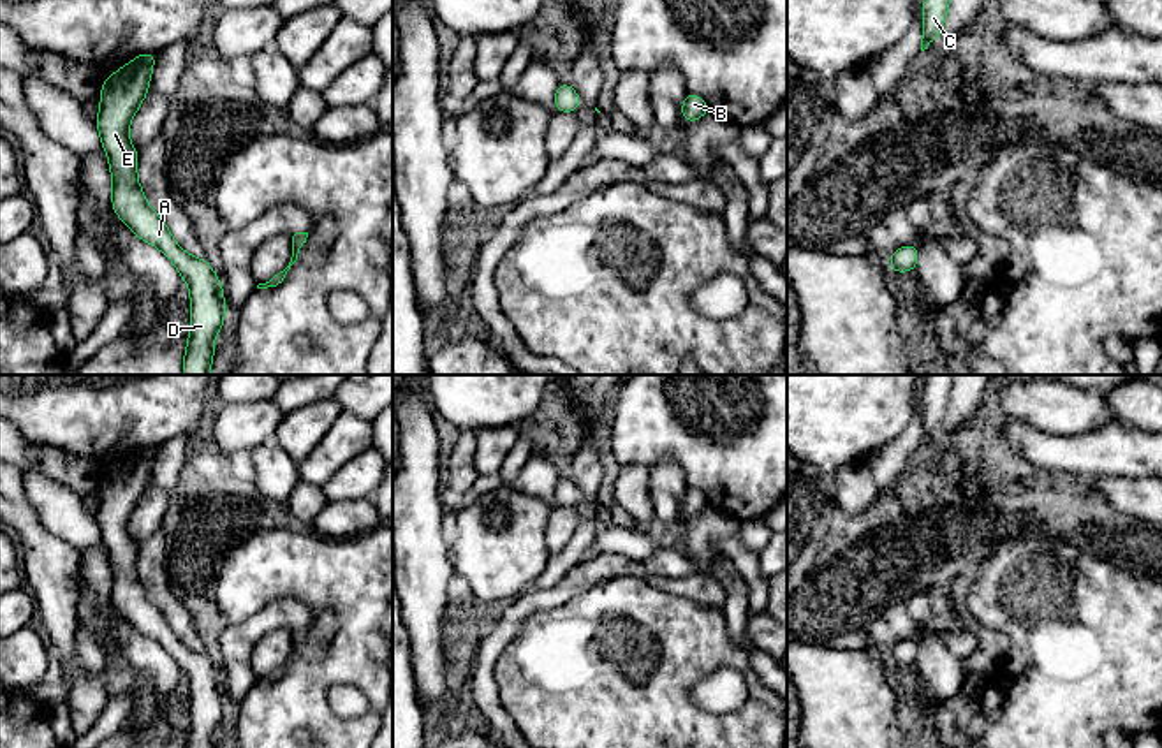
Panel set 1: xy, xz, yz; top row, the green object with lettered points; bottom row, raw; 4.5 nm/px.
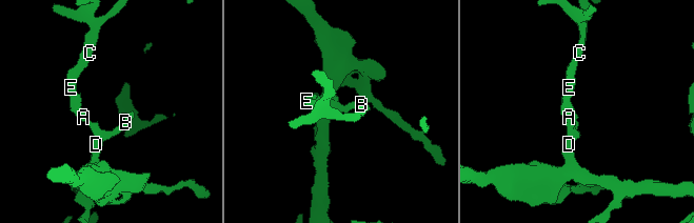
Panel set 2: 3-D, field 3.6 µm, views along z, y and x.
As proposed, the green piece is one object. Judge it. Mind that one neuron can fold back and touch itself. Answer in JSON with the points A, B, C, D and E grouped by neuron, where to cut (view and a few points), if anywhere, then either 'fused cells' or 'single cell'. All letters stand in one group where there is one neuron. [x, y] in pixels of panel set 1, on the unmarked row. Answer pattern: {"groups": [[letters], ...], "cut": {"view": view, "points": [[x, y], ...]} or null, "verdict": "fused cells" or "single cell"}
{"groups": [["A", "B", "C", "D", "E"]], "cut": null, "verdict": "single cell"}

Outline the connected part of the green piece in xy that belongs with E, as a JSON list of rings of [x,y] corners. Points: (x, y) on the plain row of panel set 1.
[[[143,447],[104,473],[100,486],[100,505],[95,512],[95,519],[102,533],[102,542],[109,551],[109,565],[113,570],[113,605],[137,632],[164,646],[181,672],[188,678],[190,730],[187,734],[185,748],[215,748],[213,732],[222,725],[225,711],[222,678],[208,655],[195,653],[178,641],[164,614],[148,600],[144,586],[137,576],[137,544],[129,535],[129,519],[148,488],[155,452],[157,447]]]

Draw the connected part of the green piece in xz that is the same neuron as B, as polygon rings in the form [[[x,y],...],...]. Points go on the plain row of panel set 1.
[[[687,488],[681,500],[681,512],[694,517],[697,512],[710,509],[710,502],[701,489]]]

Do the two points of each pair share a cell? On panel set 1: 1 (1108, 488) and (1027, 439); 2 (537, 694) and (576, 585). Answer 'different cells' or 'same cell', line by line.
1: different cells
2: different cells

